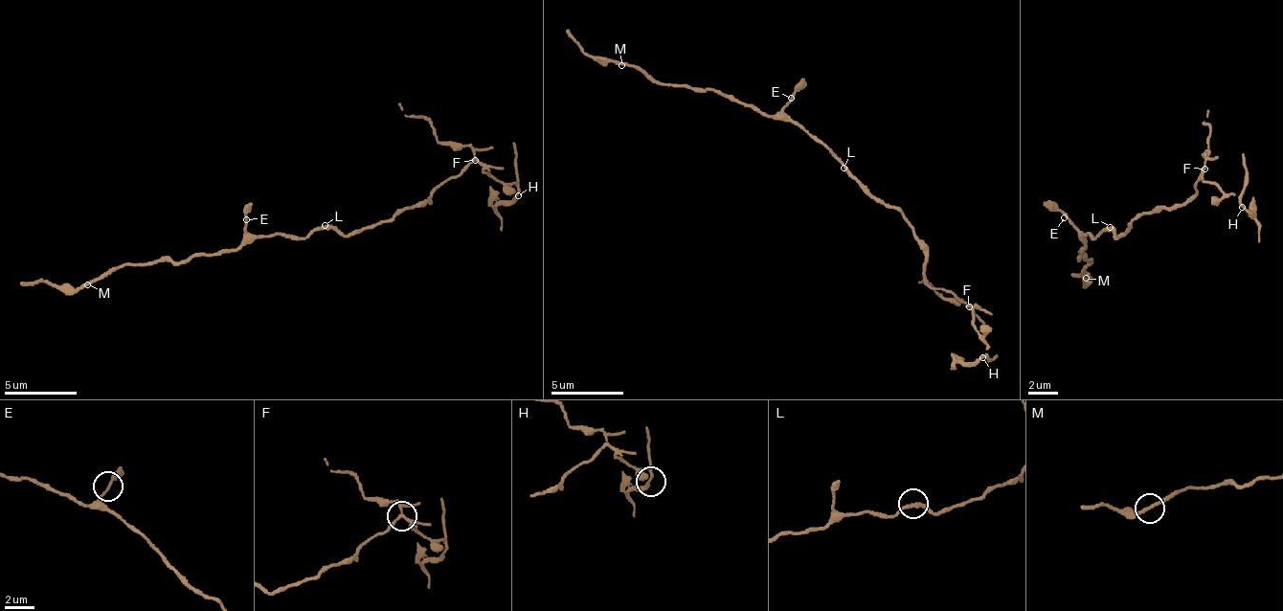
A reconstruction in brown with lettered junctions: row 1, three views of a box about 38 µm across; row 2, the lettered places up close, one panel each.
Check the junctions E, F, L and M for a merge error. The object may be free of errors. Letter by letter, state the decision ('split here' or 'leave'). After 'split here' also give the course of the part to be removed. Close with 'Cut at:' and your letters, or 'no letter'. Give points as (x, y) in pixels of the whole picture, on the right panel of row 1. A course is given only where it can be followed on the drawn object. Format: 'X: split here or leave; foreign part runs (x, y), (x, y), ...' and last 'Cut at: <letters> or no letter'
E: leave
F: split here; foreign part runs (1204, 169), (1204, 177), (1232, 192), (1257, 221), (1260, 243)
L: leave
M: leave
Cut at: F

